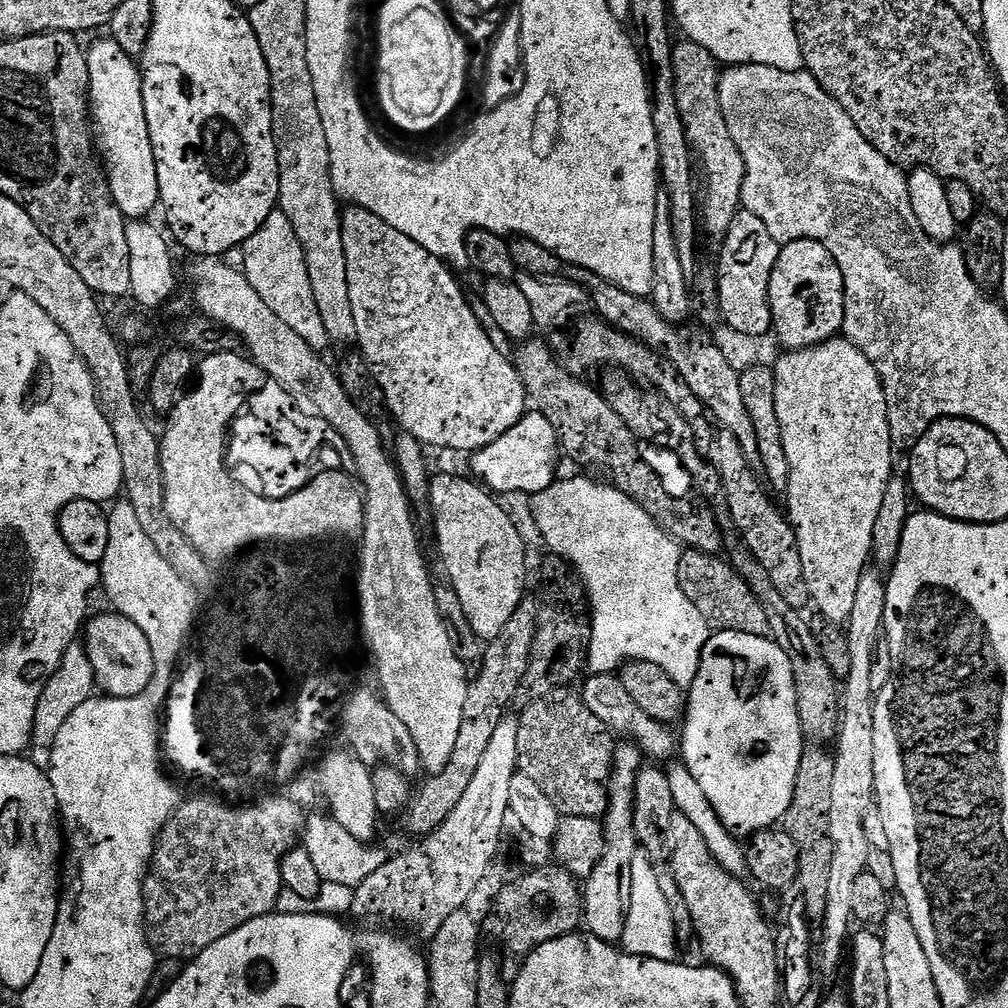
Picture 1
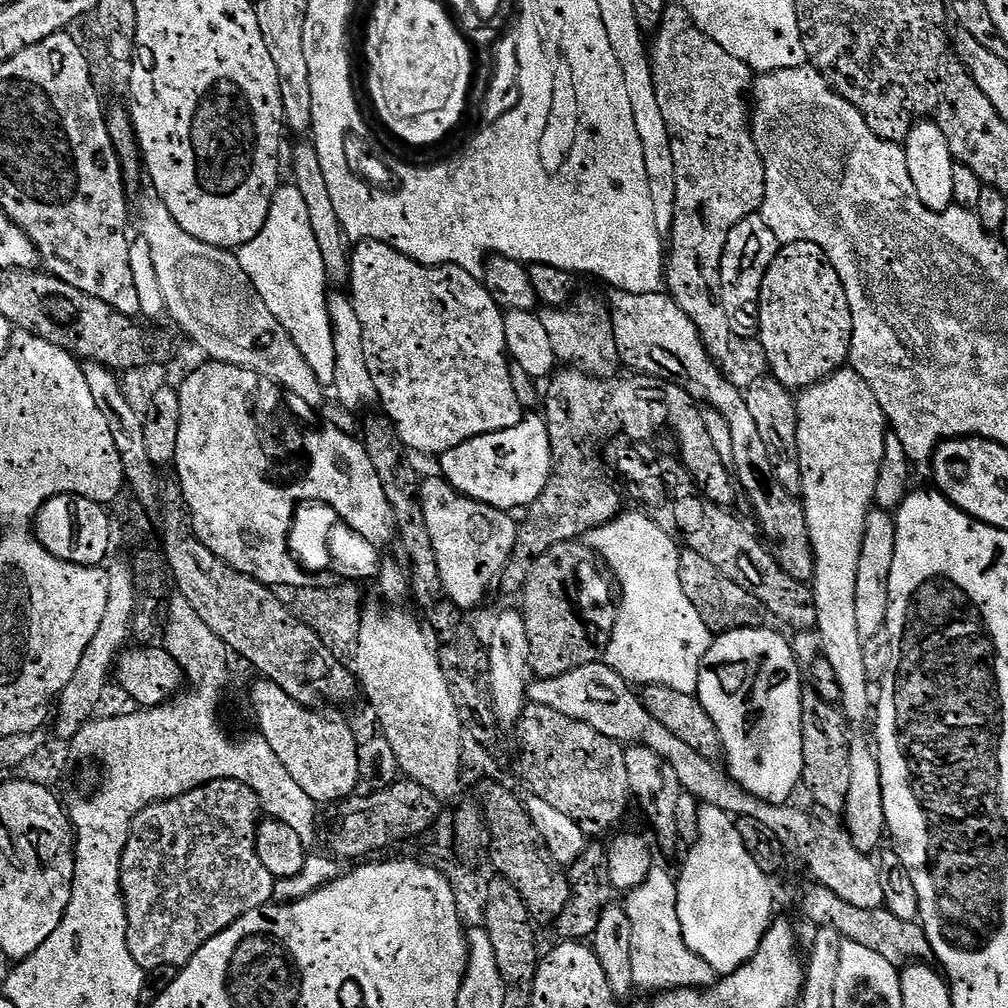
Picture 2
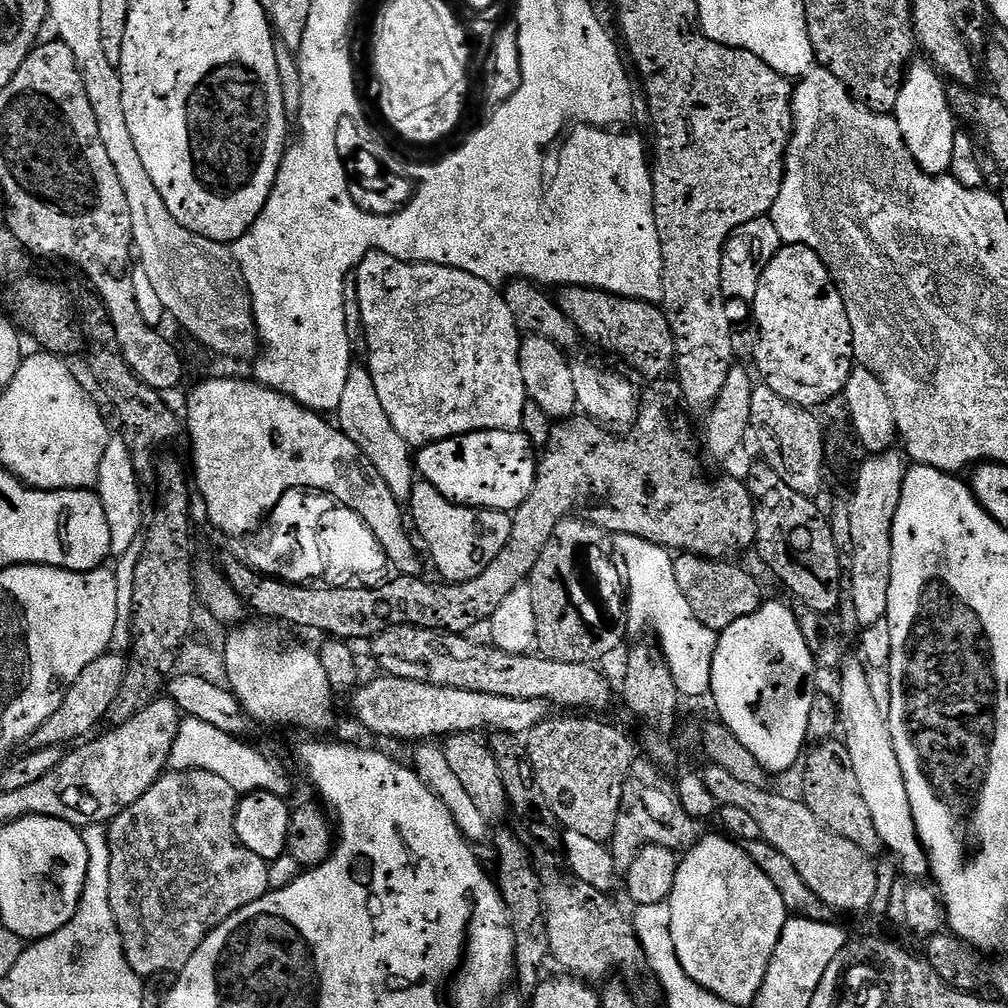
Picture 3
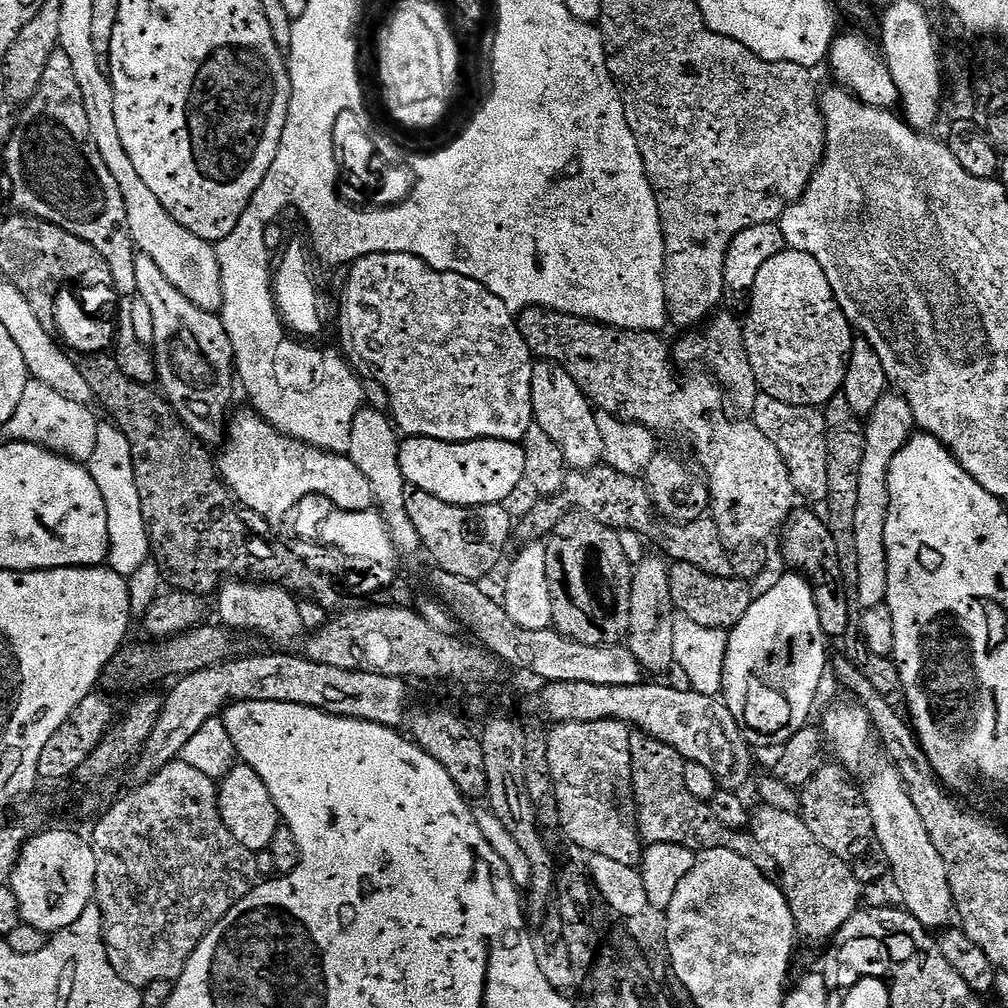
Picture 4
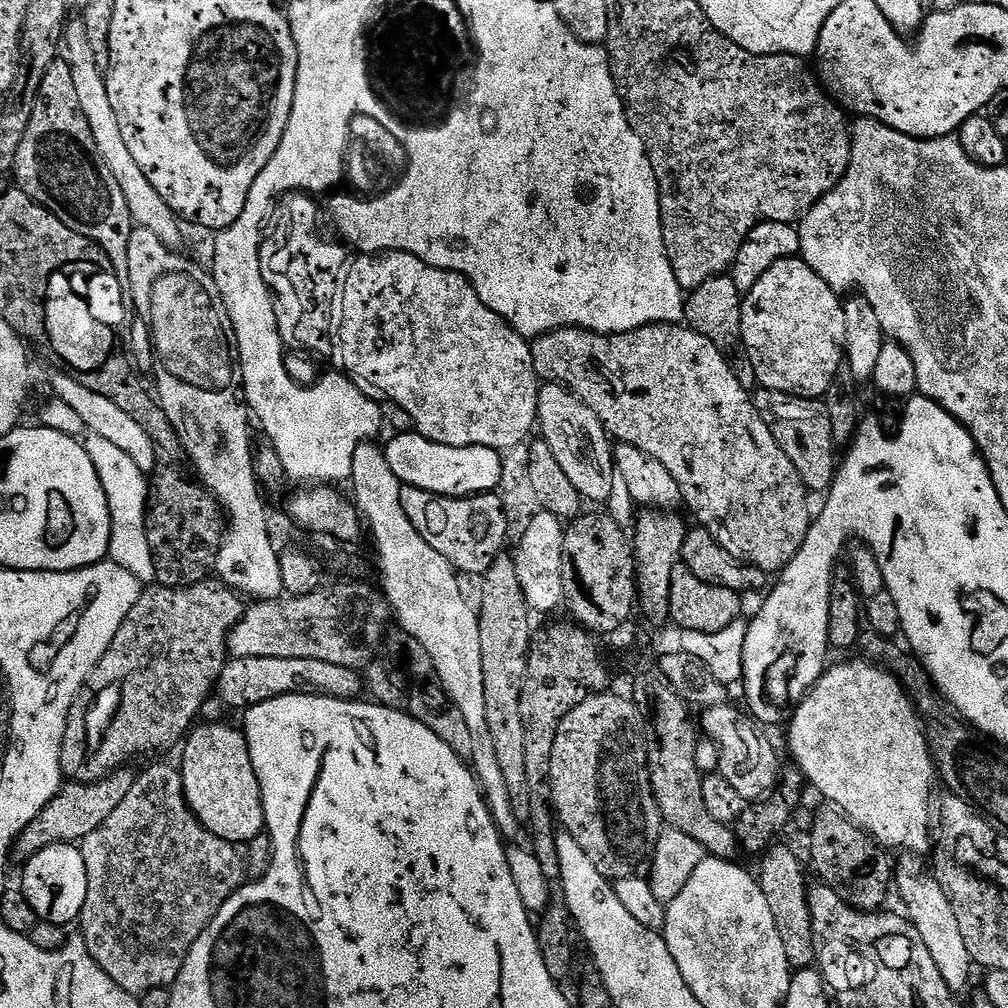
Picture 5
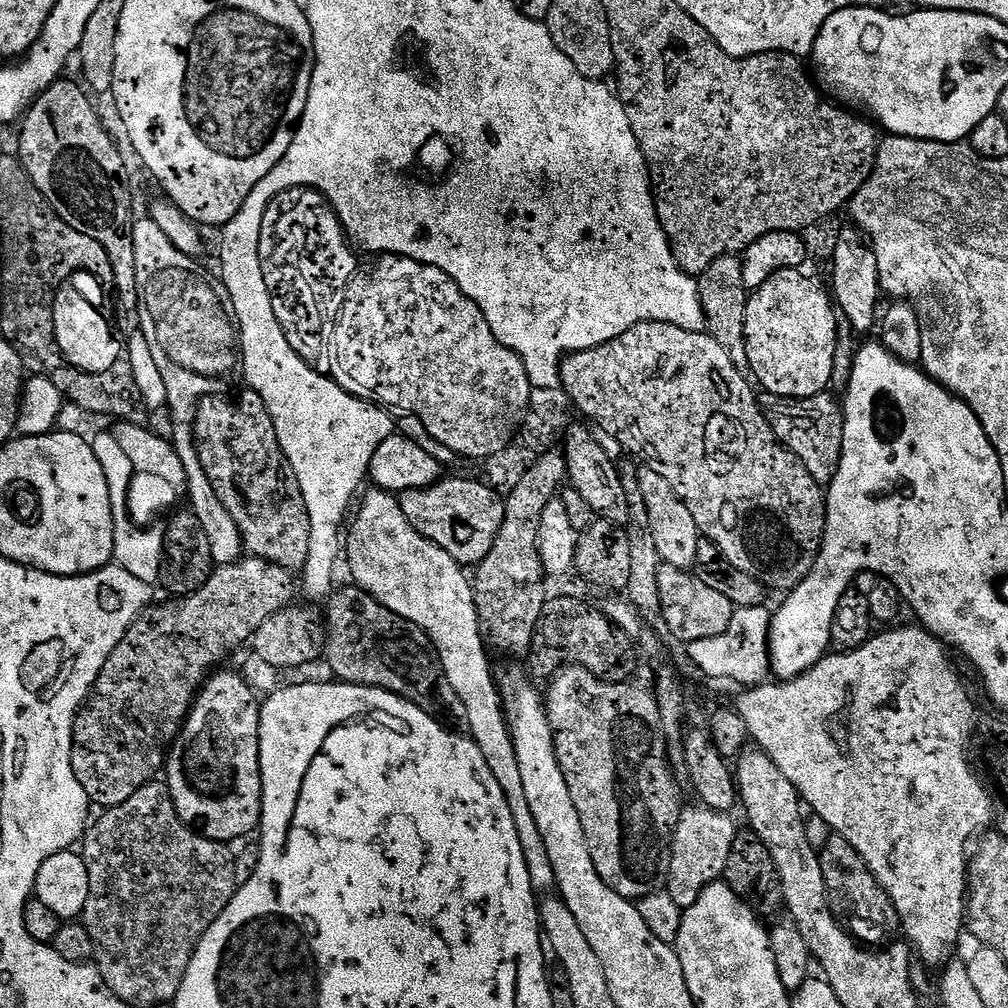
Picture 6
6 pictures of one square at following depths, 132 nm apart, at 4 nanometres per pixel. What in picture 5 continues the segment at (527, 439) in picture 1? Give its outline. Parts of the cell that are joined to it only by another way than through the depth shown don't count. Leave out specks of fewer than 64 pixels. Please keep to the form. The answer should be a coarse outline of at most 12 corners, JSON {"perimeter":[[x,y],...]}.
{"perimeter":[[415,430],[384,457],[401,485],[439,496],[492,494],[501,453],[446,446]]}

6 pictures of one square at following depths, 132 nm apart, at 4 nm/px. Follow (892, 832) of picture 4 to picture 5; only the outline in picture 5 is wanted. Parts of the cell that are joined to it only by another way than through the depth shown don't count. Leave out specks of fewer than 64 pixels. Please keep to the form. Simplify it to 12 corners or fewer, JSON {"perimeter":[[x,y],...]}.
{"perimeter":[[910,860],[894,884],[934,966],[957,994],[974,965],[935,875]]}

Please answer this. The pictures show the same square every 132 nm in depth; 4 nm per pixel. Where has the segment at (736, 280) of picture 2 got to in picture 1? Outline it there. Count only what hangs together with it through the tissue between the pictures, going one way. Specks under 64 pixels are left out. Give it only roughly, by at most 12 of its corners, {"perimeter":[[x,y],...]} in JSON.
{"perimeter":[[736,213],[715,273],[718,312],[741,334],[772,332],[781,244]]}

